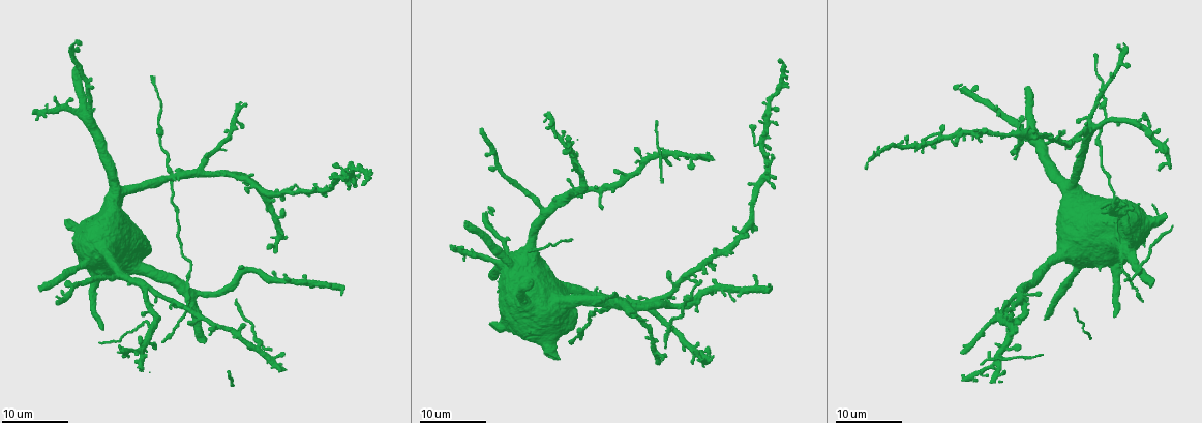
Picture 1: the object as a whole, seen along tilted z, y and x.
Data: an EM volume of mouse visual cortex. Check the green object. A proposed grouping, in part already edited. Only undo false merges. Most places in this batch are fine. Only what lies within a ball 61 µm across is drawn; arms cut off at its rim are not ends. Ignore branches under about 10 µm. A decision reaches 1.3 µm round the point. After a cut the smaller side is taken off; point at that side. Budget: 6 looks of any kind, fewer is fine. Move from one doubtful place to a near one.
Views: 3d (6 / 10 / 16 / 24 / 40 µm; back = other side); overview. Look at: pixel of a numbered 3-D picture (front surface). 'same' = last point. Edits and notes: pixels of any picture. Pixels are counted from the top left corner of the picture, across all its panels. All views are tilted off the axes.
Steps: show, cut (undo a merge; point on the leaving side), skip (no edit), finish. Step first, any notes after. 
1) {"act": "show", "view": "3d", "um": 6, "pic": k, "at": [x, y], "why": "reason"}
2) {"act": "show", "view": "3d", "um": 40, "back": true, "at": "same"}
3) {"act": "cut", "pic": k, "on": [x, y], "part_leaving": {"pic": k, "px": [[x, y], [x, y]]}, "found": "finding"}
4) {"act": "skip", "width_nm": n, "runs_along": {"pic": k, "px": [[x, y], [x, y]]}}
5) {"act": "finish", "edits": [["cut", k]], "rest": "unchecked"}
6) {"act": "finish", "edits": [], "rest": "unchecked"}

{"act": "show", "view": "3d", "um": 16, "pic": 1, "at": [203, 171], "why": "three arms meet"}

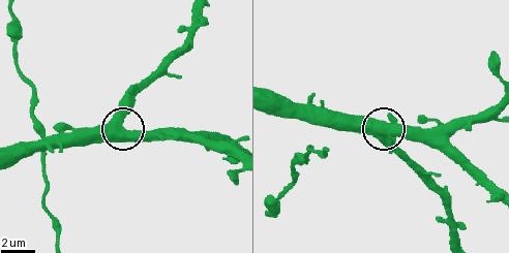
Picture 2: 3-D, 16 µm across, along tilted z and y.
{"act": "show", "view": "3d", "um": 6, "pic": 2, "at": [120, 123]}

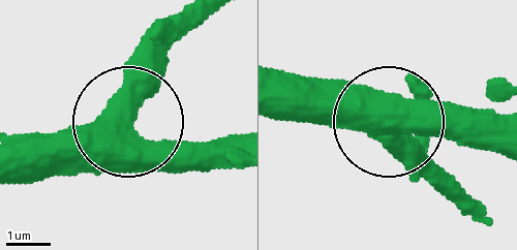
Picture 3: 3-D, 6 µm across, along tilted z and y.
{"act": "skip", "found": "all the same neuron"}

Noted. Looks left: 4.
{"act": "show", "view": "3d", "um": 24, "pic": 1, "at": [188, 278]}

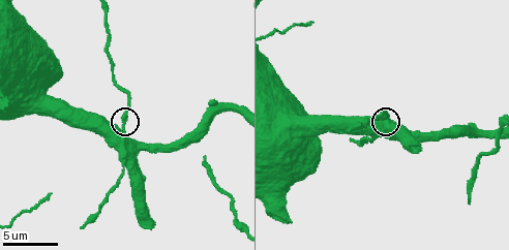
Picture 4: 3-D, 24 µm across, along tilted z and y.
{"act": "show", "view": "3d", "um": 6, "pic": 4, "at": [123, 125]}

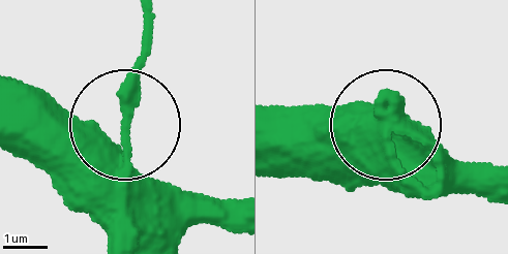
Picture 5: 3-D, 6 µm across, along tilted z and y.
{"act": "skip", "found": "all the same neuron"}

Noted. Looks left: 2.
{"act": "show", "view": "3d", "um": 24, "pic": 1, "at": [149, 289], "why": "a fork"}

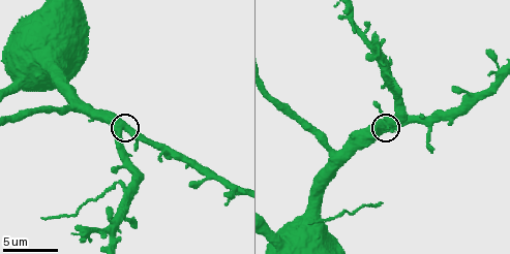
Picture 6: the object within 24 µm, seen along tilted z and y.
{"act": "show", "view": "3d", "um": 10, "pic": 6, "at": [124, 128]}

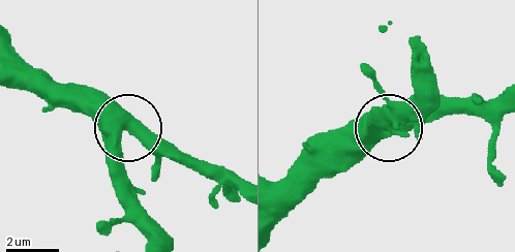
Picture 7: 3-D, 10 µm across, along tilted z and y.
{"act": "skip", "side_arm_um": 21, "found": "all the same neuron"}

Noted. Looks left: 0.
{"act": "finish", "edits": [], "rest": "unchecked"}

